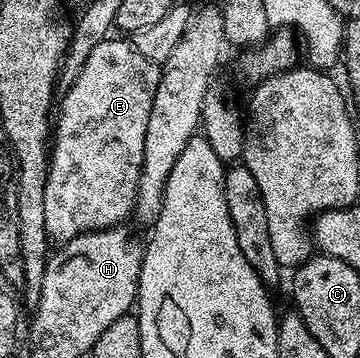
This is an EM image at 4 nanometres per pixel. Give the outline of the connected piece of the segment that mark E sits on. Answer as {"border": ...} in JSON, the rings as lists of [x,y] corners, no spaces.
{"border":[[[115,36],[96,44],[80,76],[68,87],[62,104],[56,108],[56,125],[52,130],[50,167],[44,184],[44,228],[48,228],[51,243],[70,242],[93,230],[109,230],[131,217],[134,197],[144,164],[144,132],[148,132],[148,116],[152,116],[152,100],[160,84],[162,68],[136,52],[133,41],[121,42]]]}

